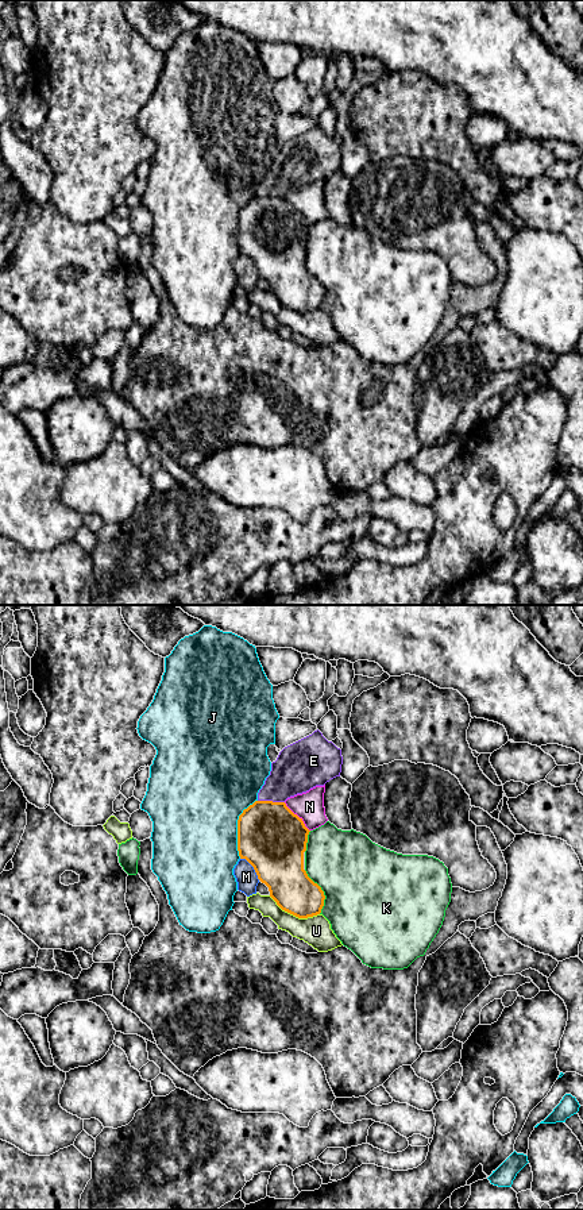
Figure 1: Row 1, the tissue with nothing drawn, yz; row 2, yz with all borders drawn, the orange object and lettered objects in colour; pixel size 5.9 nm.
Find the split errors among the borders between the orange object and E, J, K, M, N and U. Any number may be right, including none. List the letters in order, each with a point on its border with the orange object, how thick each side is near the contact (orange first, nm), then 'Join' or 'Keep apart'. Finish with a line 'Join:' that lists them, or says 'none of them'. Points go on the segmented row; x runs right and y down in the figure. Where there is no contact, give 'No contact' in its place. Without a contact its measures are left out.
E: Touches orange at yz (271, 801). Thickness 400 nm (orange) against 280 nm. Keep apart
J: Touches orange at yz (238, 828). Thickness 400 nm (orange) against 500 nm. Keep apart
K: Touches orange at yz (323, 891). Thickness 260 nm (orange) against 480 nm. Keep apart
M: Touches orange at yz (253, 866). Thickness 400 nm (orange) against 130 nm. Keep apart
N: Touches orange at yz (298, 817). Thickness 400 nm (orange) against 170 nm. Keep apart
U: Touches orange at yz (294, 914). Thickness 260 nm (orange) against 180 nm. Keep apart
Join: none of them

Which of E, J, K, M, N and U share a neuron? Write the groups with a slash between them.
E / J / K / M / N / U

